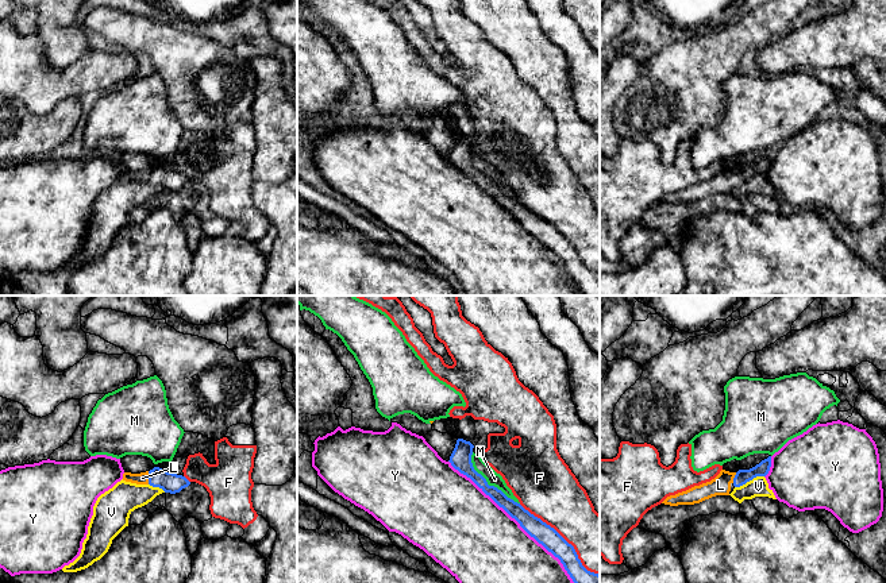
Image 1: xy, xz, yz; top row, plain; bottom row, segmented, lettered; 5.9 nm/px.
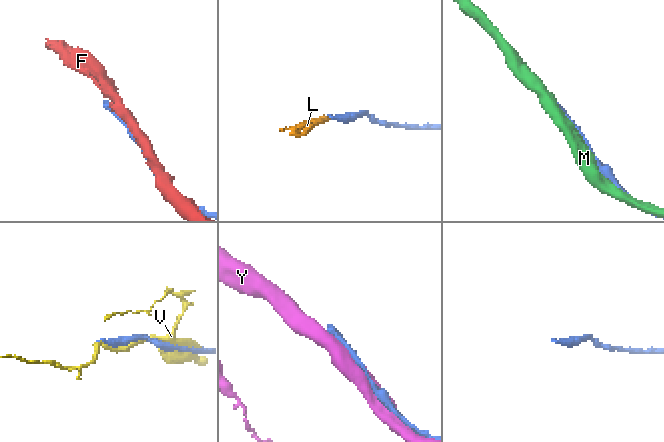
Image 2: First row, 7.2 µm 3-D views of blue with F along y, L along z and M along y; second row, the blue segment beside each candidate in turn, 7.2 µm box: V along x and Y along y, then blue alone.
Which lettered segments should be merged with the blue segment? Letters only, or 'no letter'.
L

